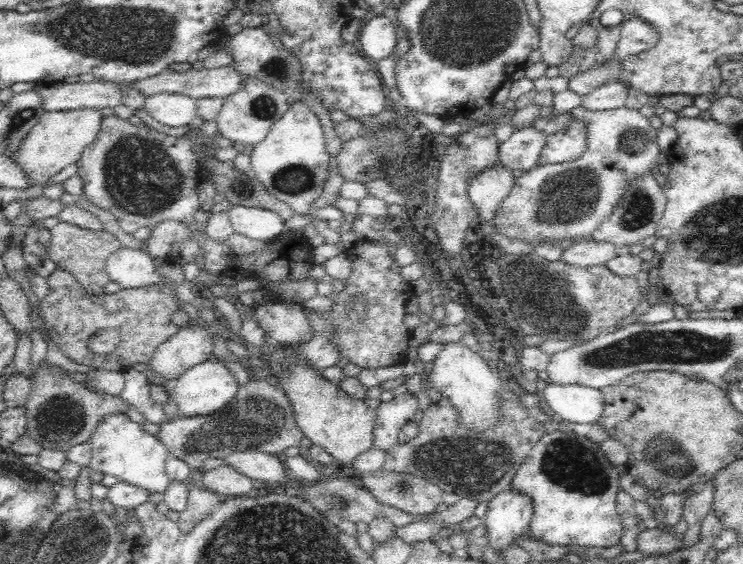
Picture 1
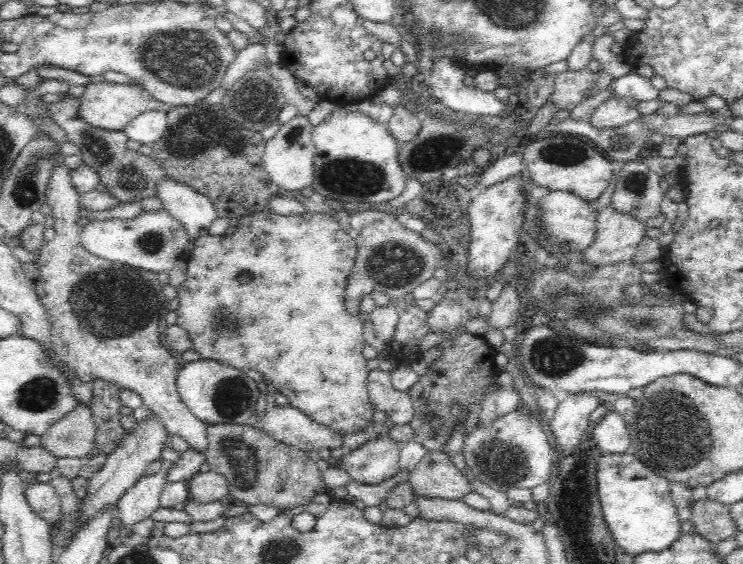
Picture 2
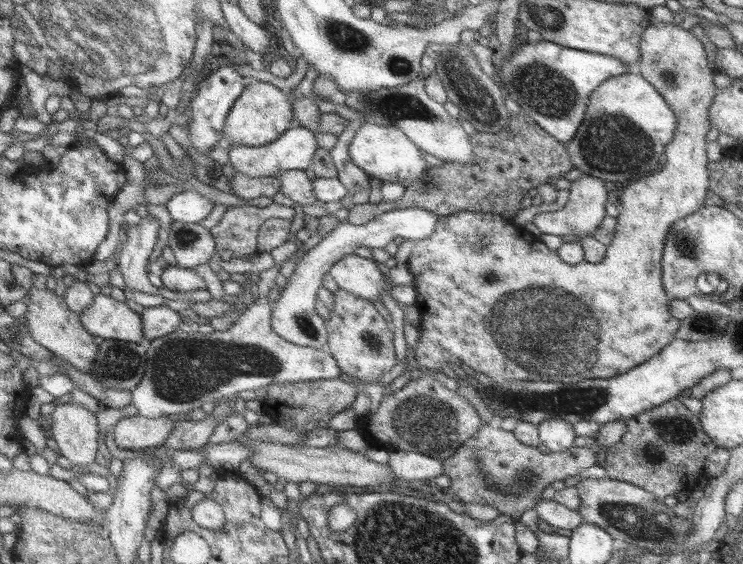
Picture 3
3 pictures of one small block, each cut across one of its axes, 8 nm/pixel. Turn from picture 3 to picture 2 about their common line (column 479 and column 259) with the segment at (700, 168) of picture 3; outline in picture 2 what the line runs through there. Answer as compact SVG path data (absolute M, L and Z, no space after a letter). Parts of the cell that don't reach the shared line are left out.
M264 210L242 218L236 226L234 234L230 236L225 234L200 236L199 239L193 242L193 248L186 256L188 262L186 282L182 286L176 287L179 307L175 310L177 314L177 323L175 325L189 334L193 349L198 352L200 359L217 360L219 363L241 371L252 370L252 372L262 374L264 378L267 378L266 381L272 382L272 385L276 386L281 394L288 397L293 408L300 410L317 424L344 435L350 434L350 432L369 430L373 425L373 414L376 411L370 404L370 398L367 394L368 374L370 374L371 370L368 368L368 360L362 355L364 346L367 345L364 340L364 323L348 312L346 304L348 278L352 274L358 249L354 237L348 235L340 227L339 219L332 211L311 213L305 210L297 216L280 216Z

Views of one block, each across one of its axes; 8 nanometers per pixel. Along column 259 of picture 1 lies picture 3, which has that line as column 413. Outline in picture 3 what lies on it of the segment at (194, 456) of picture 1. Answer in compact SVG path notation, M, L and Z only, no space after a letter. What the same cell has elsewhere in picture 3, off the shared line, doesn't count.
M427 374L409 381L387 396L382 396L379 408L373 408L373 412L357 419L355 430L363 436L365 445L387 451L417 452L422 456L443 461L452 456L465 440L473 437L482 424L471 404Z

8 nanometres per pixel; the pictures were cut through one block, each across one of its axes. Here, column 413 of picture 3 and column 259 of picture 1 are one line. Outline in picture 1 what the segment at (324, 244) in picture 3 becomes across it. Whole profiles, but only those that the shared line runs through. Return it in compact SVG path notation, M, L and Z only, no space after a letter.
M230 205L225 213L233 233L241 234L250 240L263 243L284 232L285 221L270 210Z

